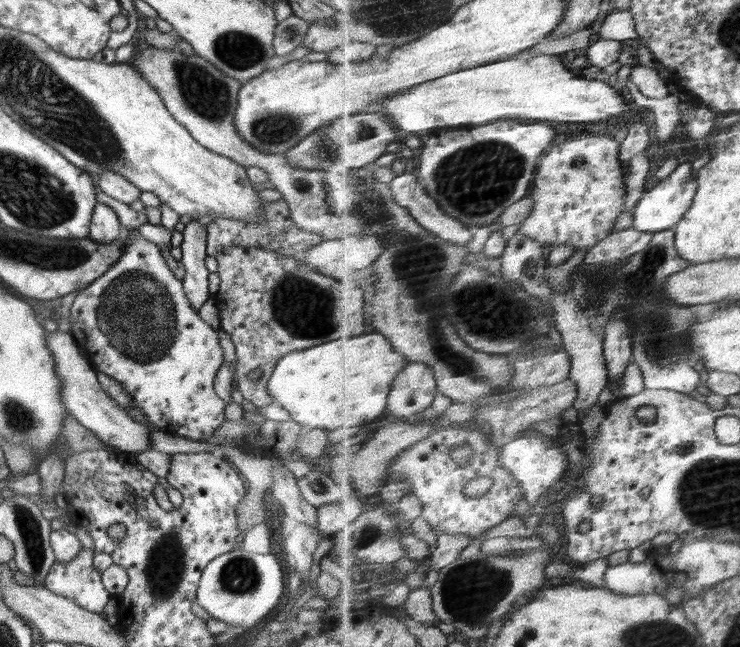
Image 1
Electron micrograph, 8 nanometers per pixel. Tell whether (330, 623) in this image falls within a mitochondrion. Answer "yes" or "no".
no

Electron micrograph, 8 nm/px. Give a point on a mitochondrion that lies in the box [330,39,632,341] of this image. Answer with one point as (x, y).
(475, 181)

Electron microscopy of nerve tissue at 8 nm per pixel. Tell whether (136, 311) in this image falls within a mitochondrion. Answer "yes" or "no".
yes

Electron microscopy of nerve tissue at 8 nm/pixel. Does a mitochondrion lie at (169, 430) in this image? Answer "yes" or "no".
no

